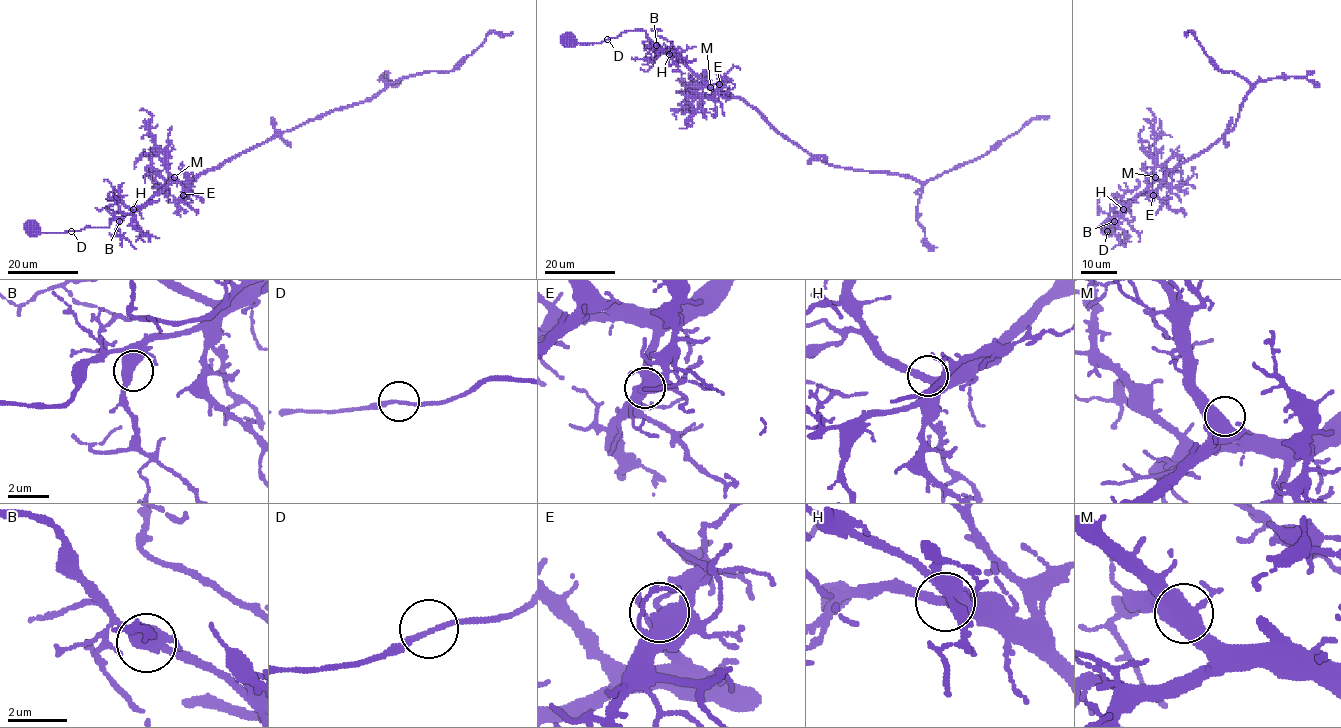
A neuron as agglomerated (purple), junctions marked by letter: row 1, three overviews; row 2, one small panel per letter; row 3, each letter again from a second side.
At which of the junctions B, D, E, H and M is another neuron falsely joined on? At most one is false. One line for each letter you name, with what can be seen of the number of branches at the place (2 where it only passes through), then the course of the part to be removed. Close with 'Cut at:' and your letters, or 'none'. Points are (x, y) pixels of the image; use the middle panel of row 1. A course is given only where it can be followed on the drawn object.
Cut at: none

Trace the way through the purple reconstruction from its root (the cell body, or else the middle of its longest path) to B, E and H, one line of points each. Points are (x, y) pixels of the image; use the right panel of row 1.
B: (1107, 227), (1112, 233), (1099, 228), (1110, 218), (1114, 221)
E: (1107, 227), (1112, 233), (1099, 228), (1154, 181), (1159, 181), (1153, 195)
H: (1107, 227), (1112, 233), (1099, 228), (1123, 209)

